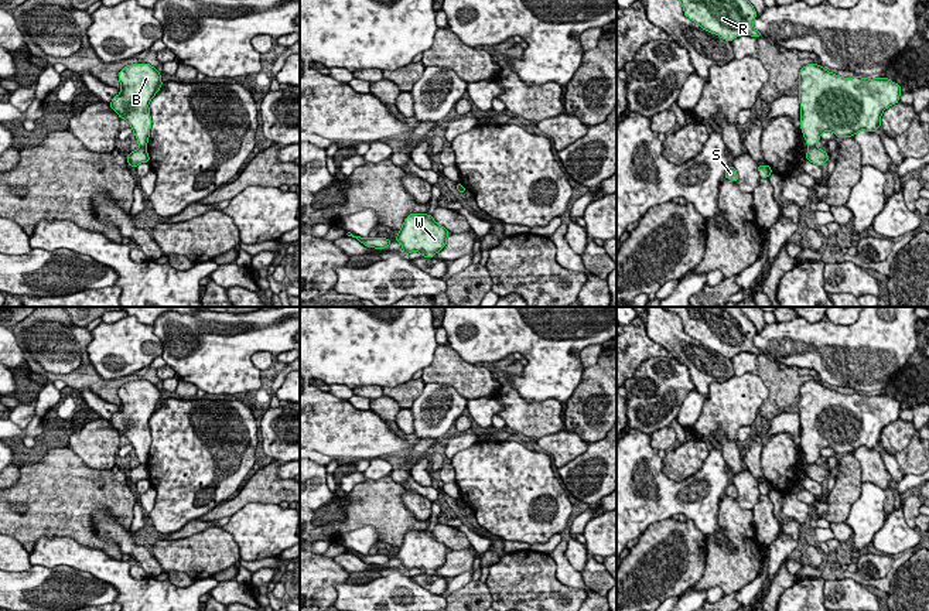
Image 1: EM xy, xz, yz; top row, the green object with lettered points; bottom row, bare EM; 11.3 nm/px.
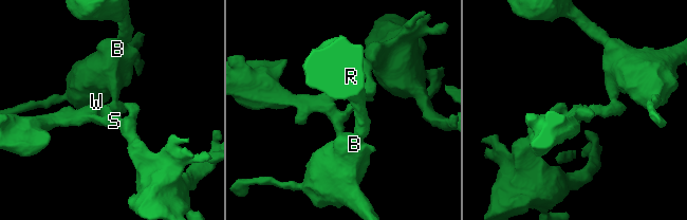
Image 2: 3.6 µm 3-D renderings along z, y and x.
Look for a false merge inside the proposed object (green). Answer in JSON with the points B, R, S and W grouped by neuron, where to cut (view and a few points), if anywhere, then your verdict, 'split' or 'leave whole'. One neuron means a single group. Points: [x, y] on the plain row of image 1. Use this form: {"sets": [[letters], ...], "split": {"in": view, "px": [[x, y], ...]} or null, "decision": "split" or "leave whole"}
{"sets": [["B", "R", "W"], ["S"]], "split": {"in": "yz", "px": [[815, 461], [809, 466]]}, "decision": "split"}

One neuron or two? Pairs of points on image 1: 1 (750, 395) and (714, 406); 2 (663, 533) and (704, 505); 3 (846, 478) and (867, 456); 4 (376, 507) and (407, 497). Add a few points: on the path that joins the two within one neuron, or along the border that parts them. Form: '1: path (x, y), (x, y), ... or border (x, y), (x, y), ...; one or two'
1: path (741, 398), (728, 406), (723, 406); one
2: border (687, 518), (706, 539); two
3: border (851, 454), (859, 463), (860, 480), (863, 483); two
4: border (400, 498), (419, 519), (430, 516); two

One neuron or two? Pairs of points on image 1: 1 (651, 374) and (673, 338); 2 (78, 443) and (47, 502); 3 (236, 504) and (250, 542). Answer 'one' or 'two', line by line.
1: two
2: two
3: two

